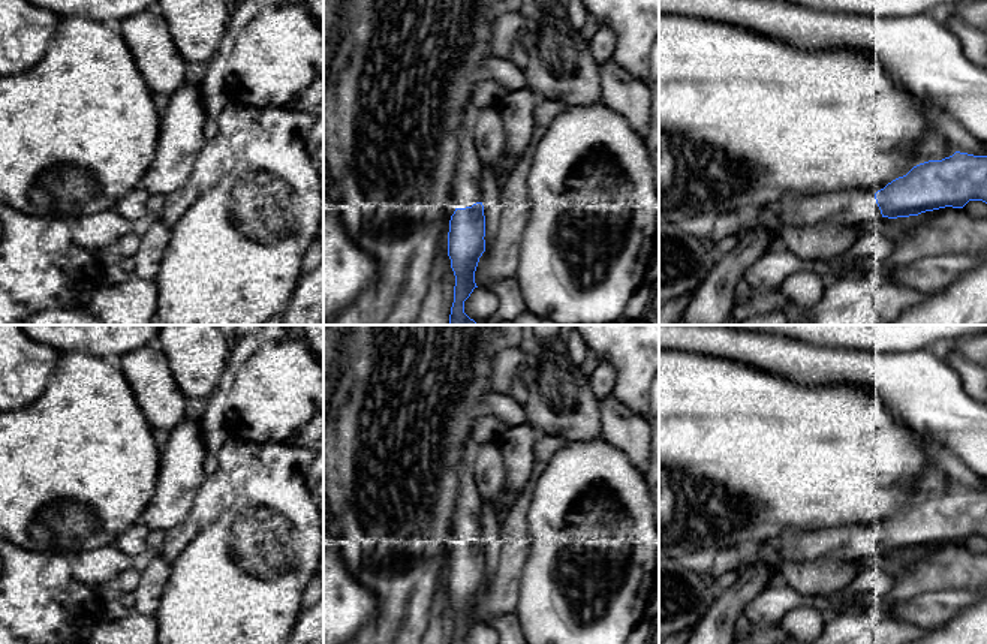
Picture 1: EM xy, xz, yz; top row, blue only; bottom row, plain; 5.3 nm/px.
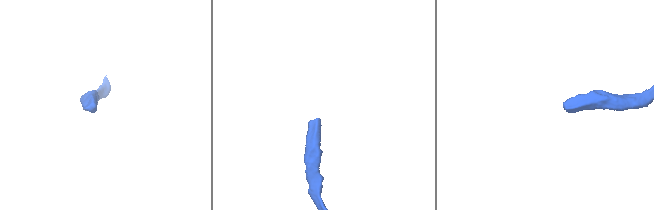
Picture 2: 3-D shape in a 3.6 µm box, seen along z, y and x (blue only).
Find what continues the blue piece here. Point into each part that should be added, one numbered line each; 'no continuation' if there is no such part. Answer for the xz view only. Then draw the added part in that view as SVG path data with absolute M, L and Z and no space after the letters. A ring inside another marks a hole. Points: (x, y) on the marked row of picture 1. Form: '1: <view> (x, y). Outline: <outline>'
1: xz (466, 190). Outline: M466 114L458 132L458 154L451 187L451 199L455 208L481 202L481 172L482 163L473 142L470 114Z

